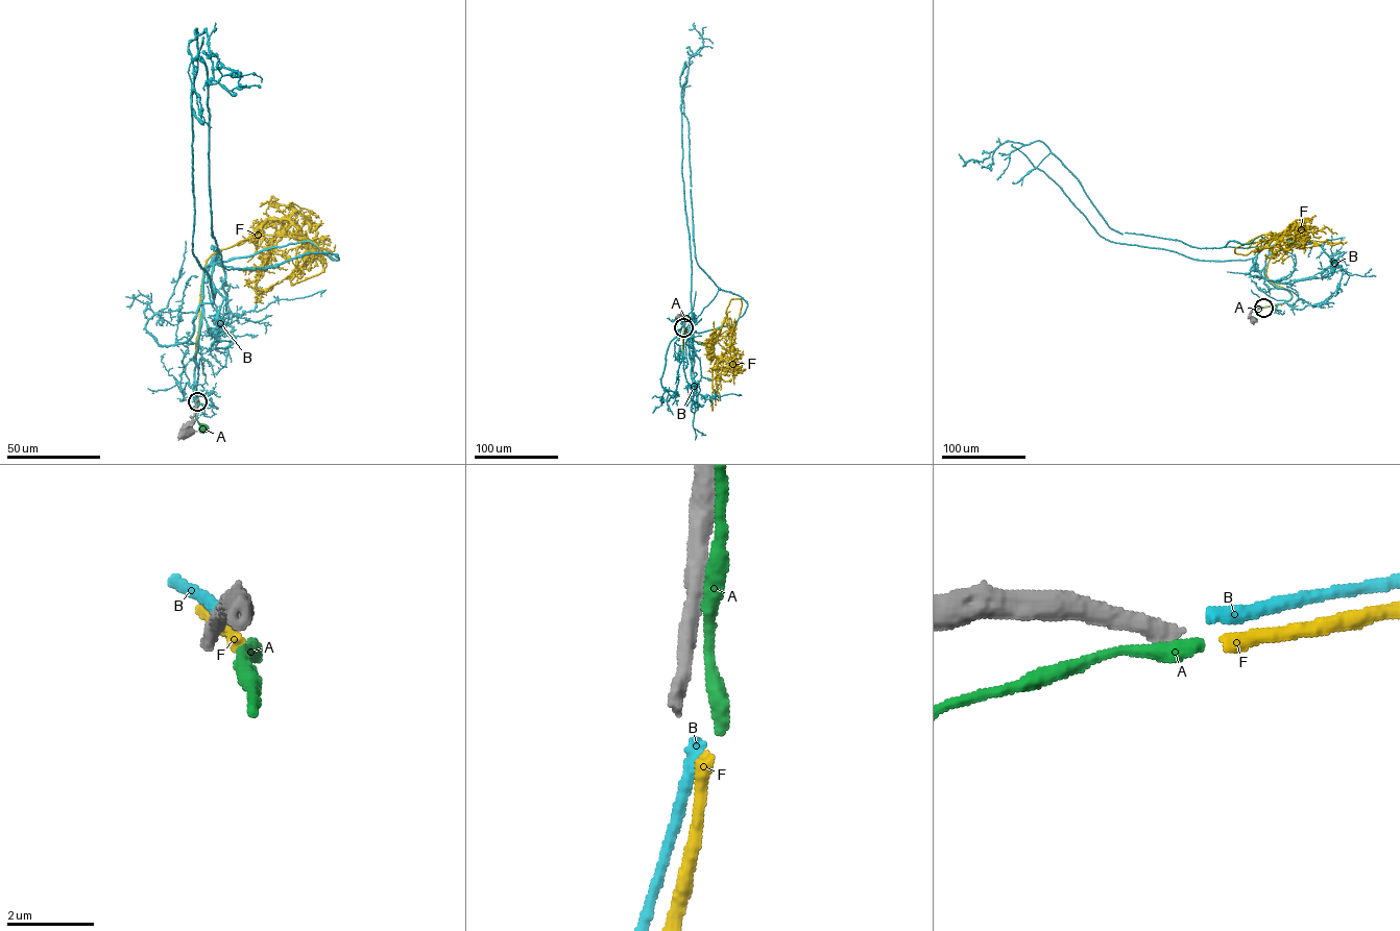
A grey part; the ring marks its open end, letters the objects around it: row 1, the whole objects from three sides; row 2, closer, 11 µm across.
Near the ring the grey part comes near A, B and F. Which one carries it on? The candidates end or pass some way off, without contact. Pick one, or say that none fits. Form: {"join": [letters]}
{"join": []}

